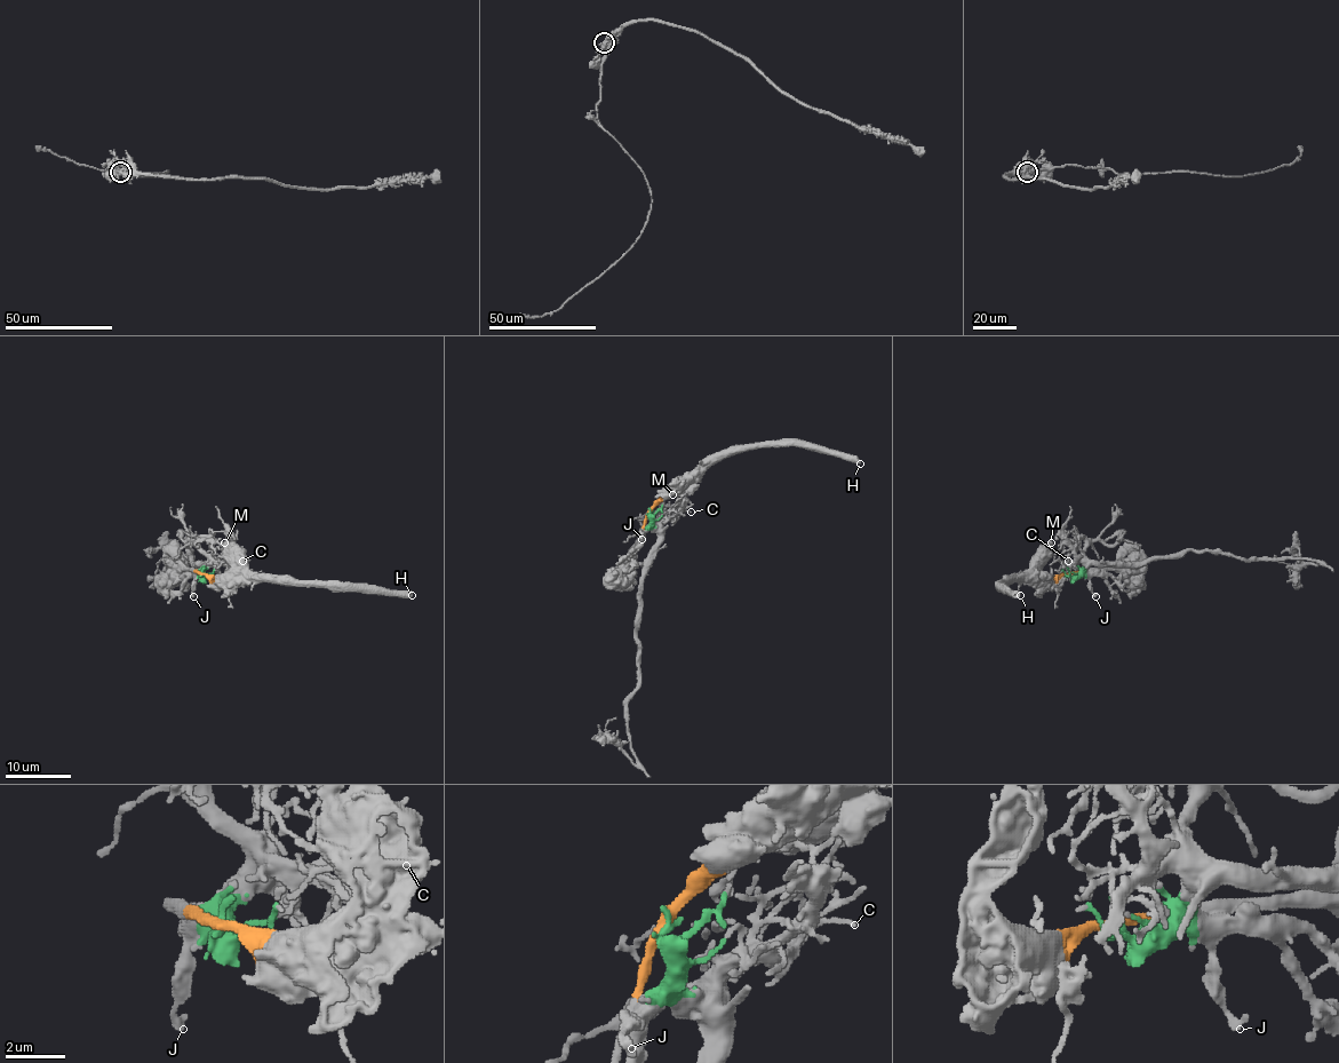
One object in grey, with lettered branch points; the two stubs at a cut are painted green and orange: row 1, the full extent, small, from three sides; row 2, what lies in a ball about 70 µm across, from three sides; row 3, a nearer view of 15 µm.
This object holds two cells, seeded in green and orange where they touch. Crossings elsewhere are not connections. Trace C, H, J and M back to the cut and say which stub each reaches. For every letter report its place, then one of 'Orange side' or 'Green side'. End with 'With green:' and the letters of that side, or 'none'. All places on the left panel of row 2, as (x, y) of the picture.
C: Place: (242, 561). Green side
H: Place: (412, 595). Orange side
J: Place: (193, 596). Green side
M: Place: (224, 542). Orange side
With green: C, J

